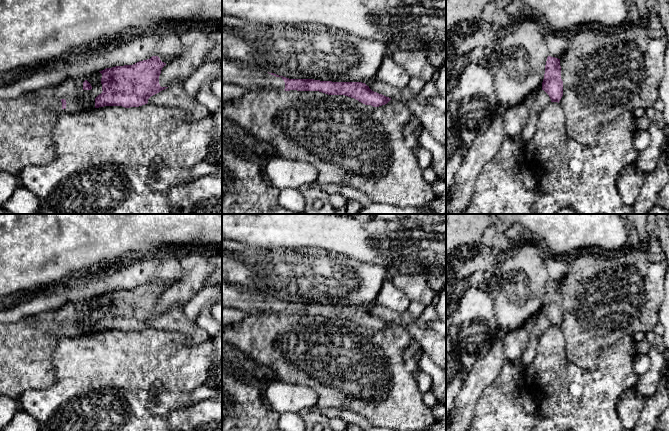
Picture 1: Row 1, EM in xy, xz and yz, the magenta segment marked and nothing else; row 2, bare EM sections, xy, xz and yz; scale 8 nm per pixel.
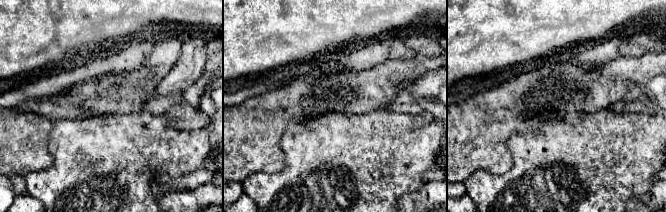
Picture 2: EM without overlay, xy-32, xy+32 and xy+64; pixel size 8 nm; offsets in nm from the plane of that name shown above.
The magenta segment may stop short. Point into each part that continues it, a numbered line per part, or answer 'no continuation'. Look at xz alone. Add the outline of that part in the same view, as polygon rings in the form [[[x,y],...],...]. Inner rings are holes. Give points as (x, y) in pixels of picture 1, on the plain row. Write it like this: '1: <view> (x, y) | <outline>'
1: xz (232, 297) | [[[222,280],[222,307],[238,309],[248,315],[284,314],[282,301],[276,301],[267,295],[254,295],[241,291],[234,284]]]

